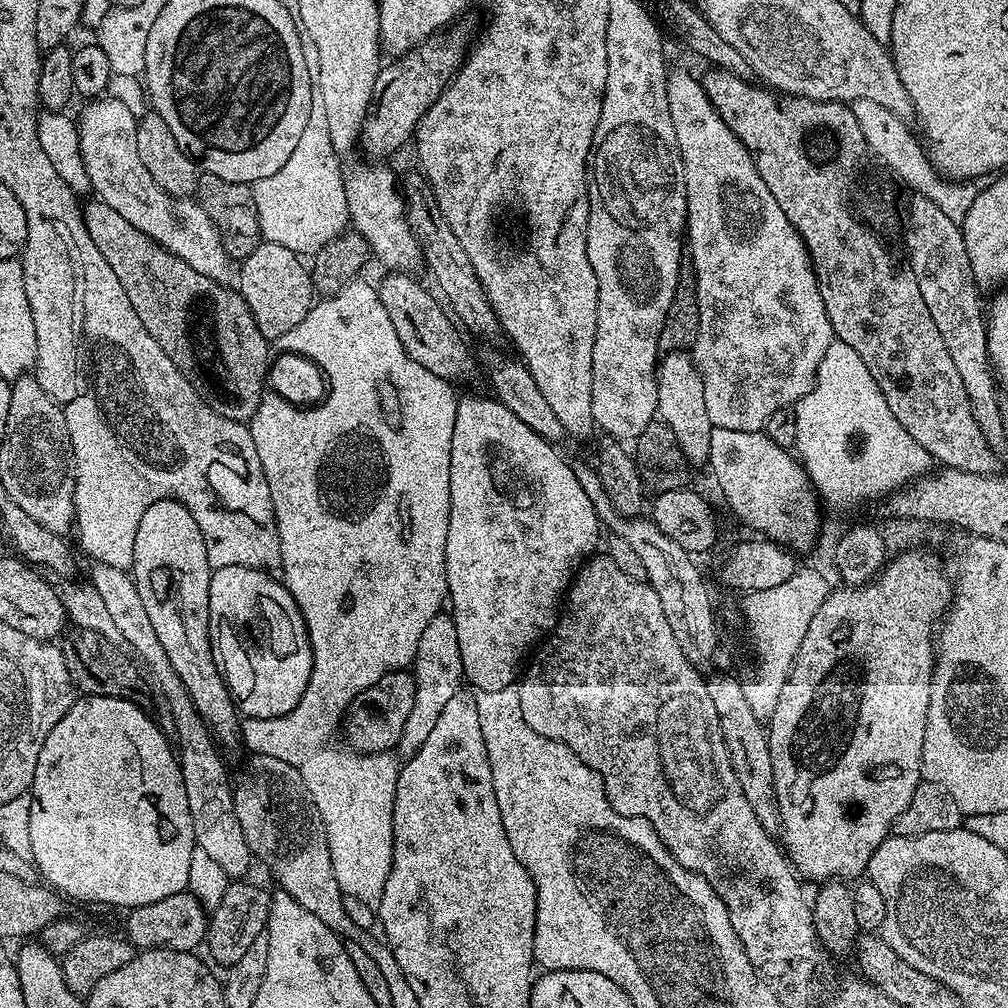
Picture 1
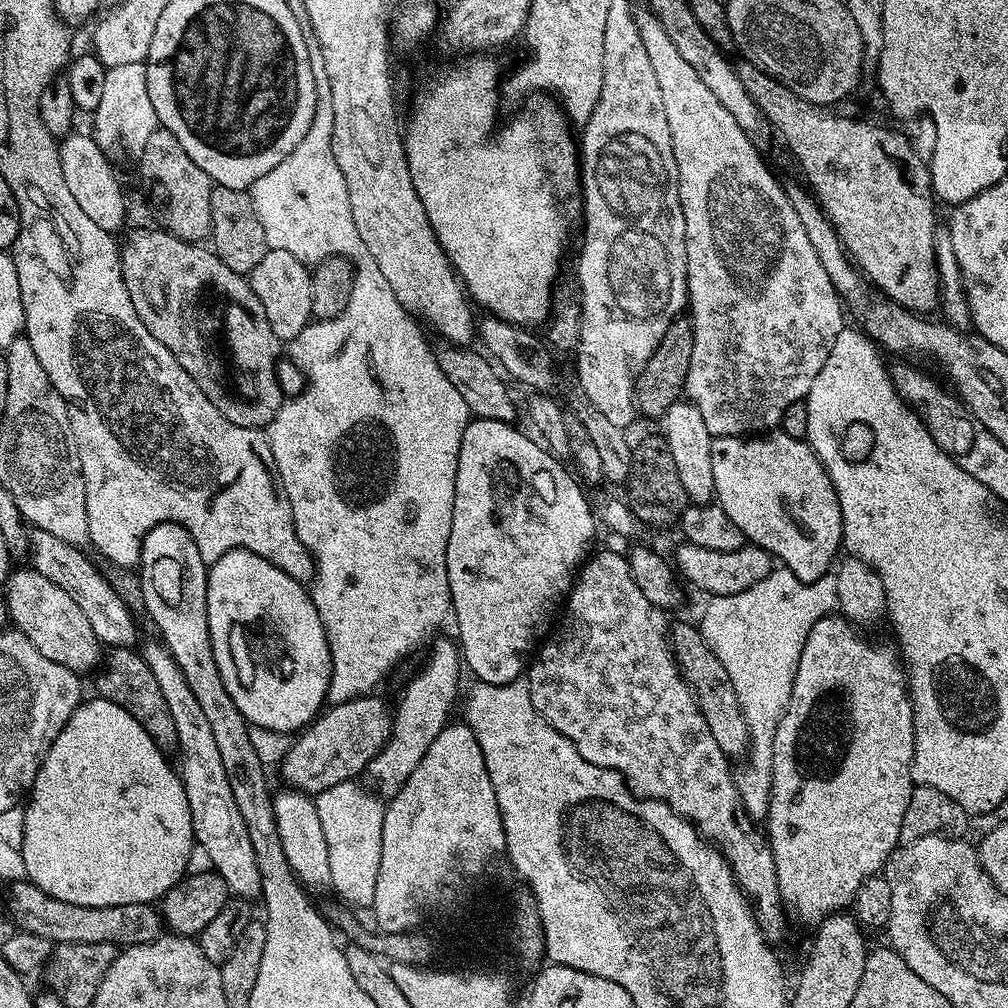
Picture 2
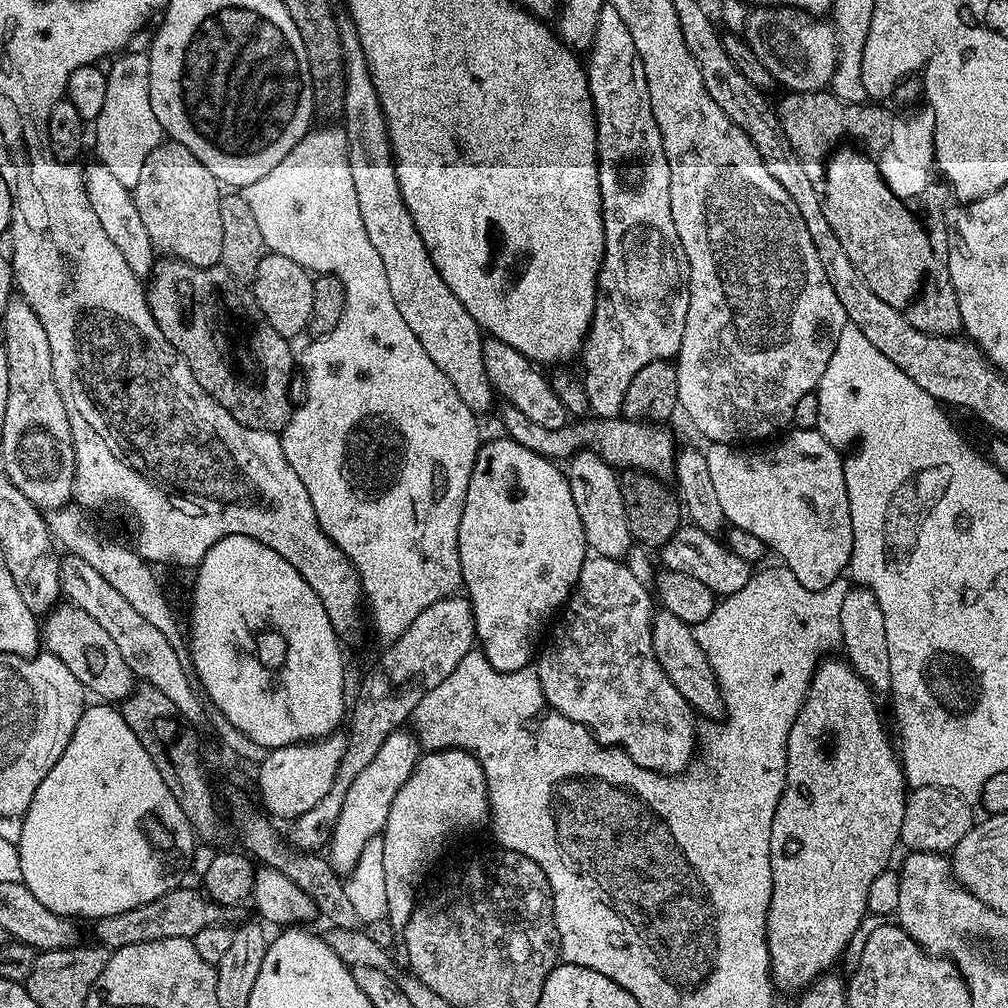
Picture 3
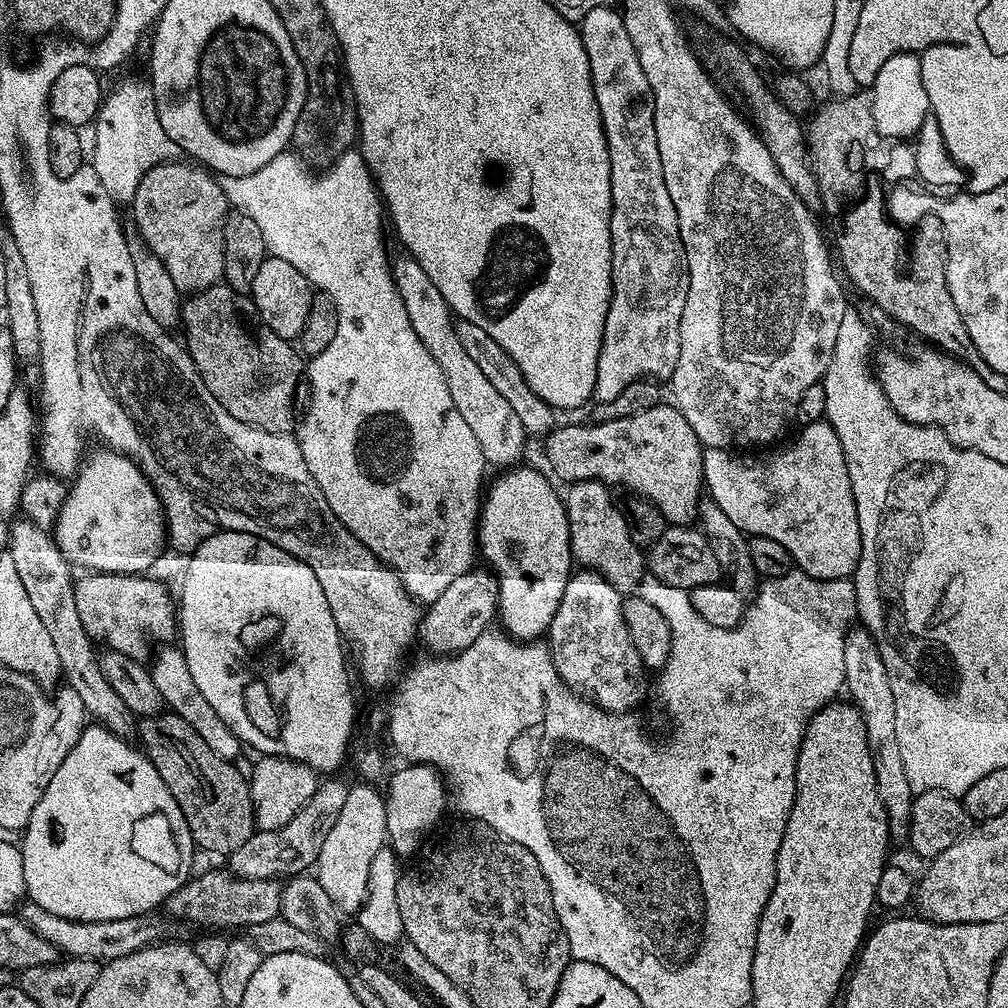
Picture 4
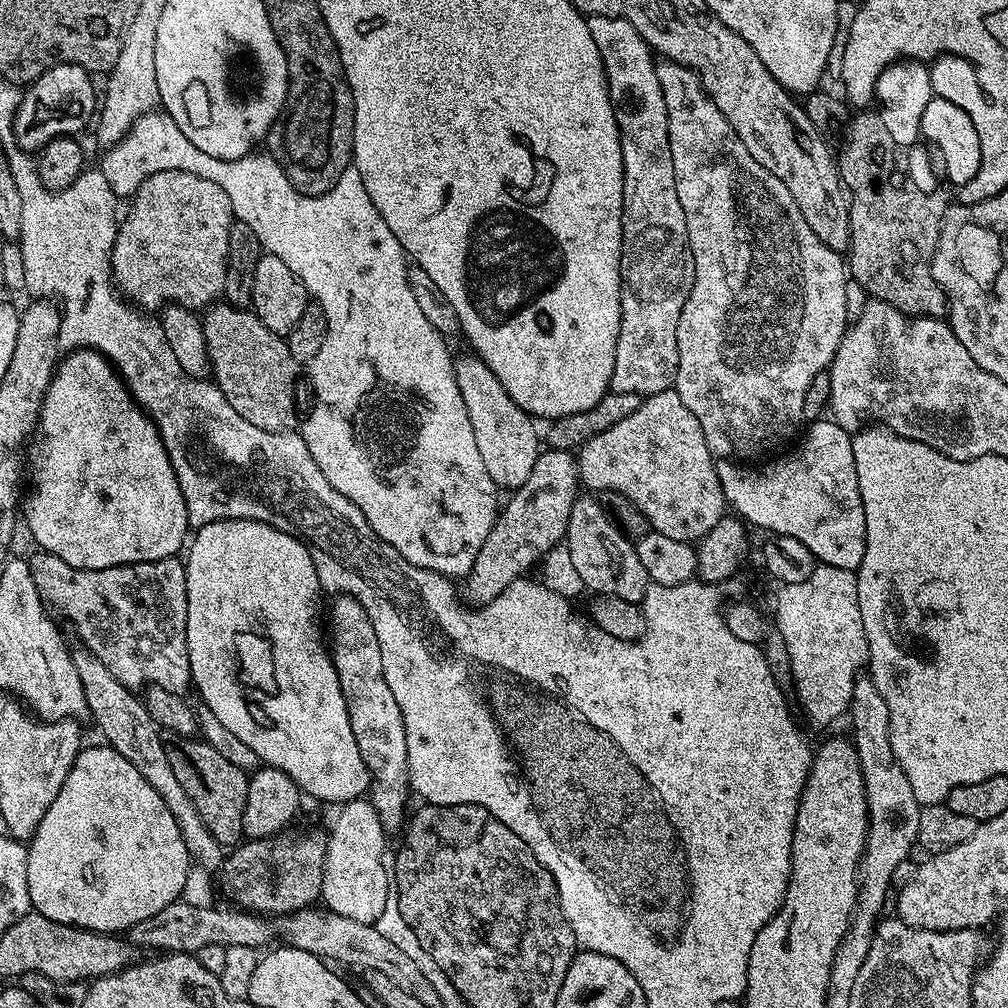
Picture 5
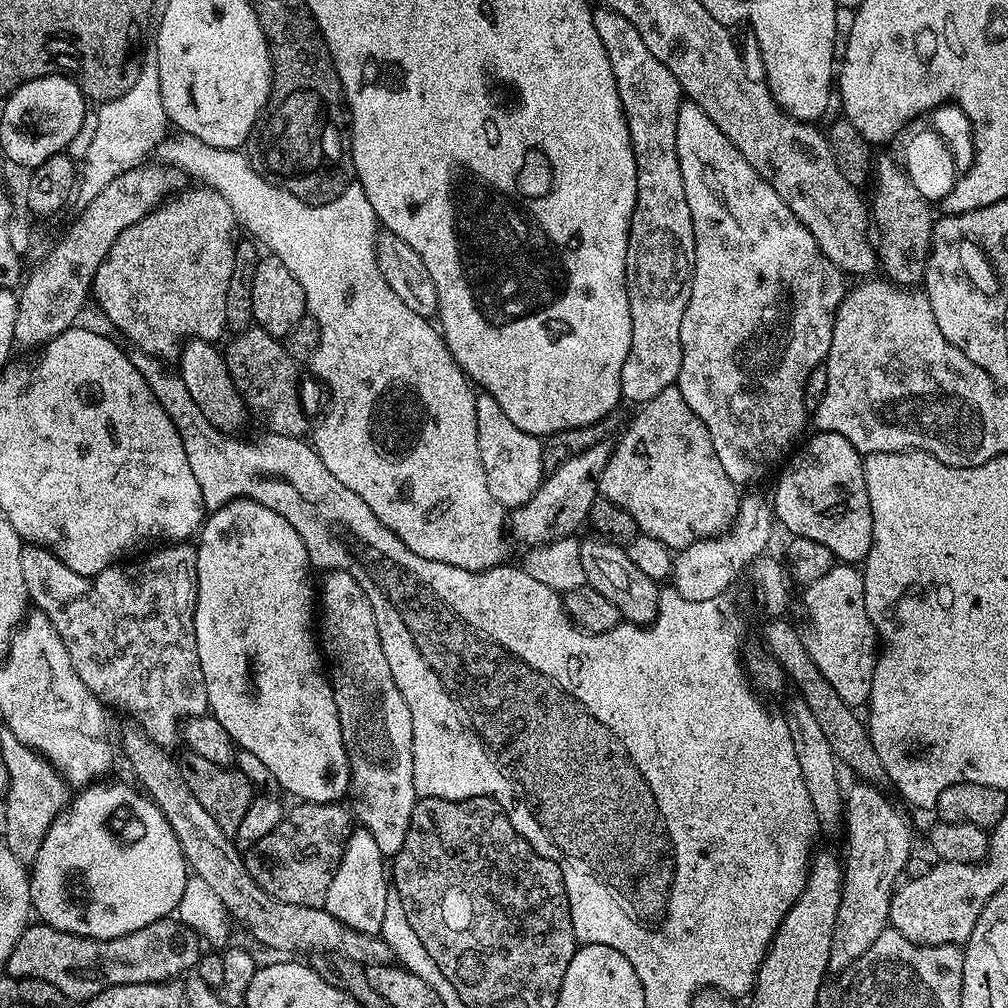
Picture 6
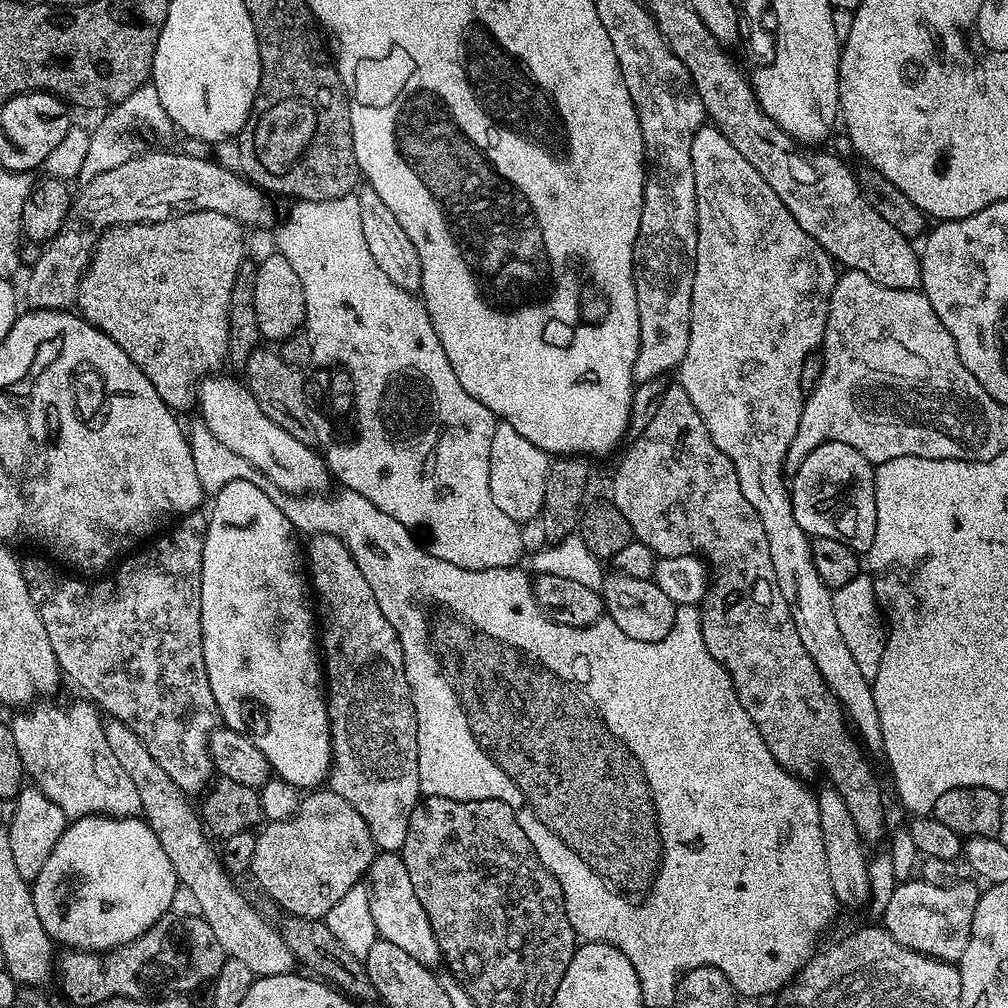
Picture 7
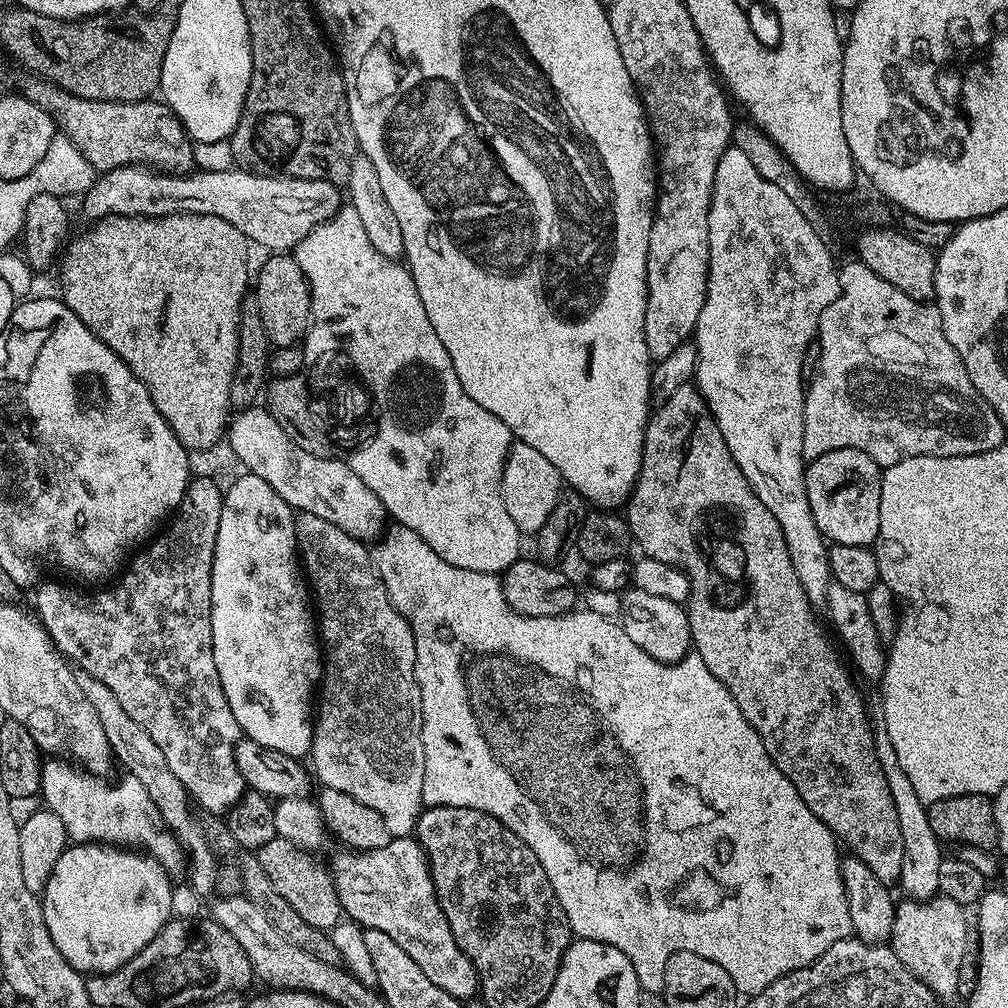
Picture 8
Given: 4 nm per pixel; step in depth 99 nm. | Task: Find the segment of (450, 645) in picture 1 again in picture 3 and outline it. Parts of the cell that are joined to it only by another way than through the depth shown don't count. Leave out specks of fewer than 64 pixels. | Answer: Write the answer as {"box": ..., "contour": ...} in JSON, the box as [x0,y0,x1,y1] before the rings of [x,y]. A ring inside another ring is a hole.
{"box":[326,730,422,874],"contour":[[[397,730],[382,742],[378,754],[370,761],[370,766],[354,778],[350,790],[346,790],[346,802],[342,802],[342,814],[338,814],[338,822],[332,830],[332,838],[326,845],[326,857],[336,873],[347,874],[354,870],[362,850],[368,840],[377,839],[386,826],[386,818],[390,814],[390,806],[402,790],[406,778],[414,770],[422,755],[419,740],[408,730]]]}

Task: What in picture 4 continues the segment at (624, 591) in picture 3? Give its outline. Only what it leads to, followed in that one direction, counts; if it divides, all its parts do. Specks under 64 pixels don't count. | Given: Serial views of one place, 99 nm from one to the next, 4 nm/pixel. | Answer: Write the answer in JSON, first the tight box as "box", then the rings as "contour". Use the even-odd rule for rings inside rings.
{"box":[546,570,646,714],"contour":[[[589,570],[577,571],[568,578],[566,594],[562,594],[562,602],[558,602],[558,610],[548,627],[546,643],[558,674],[573,692],[608,712],[628,714],[636,710],[632,708],[638,707],[644,700],[646,669],[622,618],[624,602],[625,597],[621,592],[599,573]]]}

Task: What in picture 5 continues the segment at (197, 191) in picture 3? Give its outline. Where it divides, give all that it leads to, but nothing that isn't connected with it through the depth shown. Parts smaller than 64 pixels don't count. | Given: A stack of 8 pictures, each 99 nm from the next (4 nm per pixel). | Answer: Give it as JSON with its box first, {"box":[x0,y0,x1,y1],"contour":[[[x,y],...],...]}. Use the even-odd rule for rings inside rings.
{"box":[112,172,234,310],"contour":[[[163,172],[146,178],[132,202],[128,217],[119,221],[112,247],[112,278],[121,297],[140,310],[160,310],[169,302],[204,310],[219,301],[226,282],[230,230],[234,223],[230,198],[226,198],[222,186],[214,186],[214,182],[198,178],[198,174]]]}

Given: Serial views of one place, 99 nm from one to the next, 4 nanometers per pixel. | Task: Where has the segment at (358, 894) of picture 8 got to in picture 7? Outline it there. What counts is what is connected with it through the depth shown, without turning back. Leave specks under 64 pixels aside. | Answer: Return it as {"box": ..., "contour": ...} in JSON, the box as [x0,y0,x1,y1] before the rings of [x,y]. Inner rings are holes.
{"box":[366,852,442,966],"contour":[[[395,852],[377,855],[366,873],[366,887],[377,937],[394,942],[394,946],[406,950],[406,954],[410,954],[414,962],[429,966],[436,966],[436,963],[439,965],[442,957],[438,938],[434,938],[430,918],[426,918],[426,910],[422,910],[418,894],[414,894],[414,886],[410,883],[410,874],[406,872],[403,858]]]}

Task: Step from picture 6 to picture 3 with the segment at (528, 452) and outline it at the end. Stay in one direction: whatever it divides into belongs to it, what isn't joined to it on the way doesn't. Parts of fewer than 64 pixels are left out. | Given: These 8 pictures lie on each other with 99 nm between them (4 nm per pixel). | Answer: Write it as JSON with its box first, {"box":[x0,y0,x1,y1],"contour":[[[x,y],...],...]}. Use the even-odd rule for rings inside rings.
{"box":[340,27,494,414],"contour":[[[341,27],[340,44],[344,48],[342,127],[348,139],[350,174],[354,181],[354,194],[358,194],[362,226],[366,226],[366,234],[374,250],[378,250],[382,266],[386,266],[390,295],[394,297],[394,306],[398,306],[406,326],[414,330],[418,342],[422,342],[422,350],[430,354],[434,366],[450,378],[450,386],[458,390],[458,398],[462,398],[472,412],[483,414],[492,404],[494,389],[488,381],[482,358],[485,341],[482,329],[474,318],[470,318],[466,306],[454,298],[454,290],[442,282],[442,274],[438,274],[438,266],[434,266],[426,250],[426,242],[422,242],[422,234],[418,234],[414,218],[410,218],[410,210],[406,210],[406,202],[398,186],[396,162],[392,159],[392,147],[388,141],[388,124],[384,121],[356,29]]]}

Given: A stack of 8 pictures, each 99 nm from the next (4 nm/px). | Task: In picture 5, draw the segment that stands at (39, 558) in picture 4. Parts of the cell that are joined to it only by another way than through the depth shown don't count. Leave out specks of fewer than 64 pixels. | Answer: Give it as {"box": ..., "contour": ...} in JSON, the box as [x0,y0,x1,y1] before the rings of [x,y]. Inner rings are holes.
{"box":[71,646,225,870],"contour":[[[82,646],[76,648],[71,651],[72,661],[82,682],[83,694],[86,695],[89,717],[108,739],[105,740],[107,747],[122,754],[122,758],[126,758],[126,762],[130,762],[130,766],[134,766],[134,770],[138,770],[138,774],[142,774],[142,778],[146,778],[146,782],[150,782],[150,786],[158,790],[162,802],[166,802],[170,814],[174,814],[182,830],[182,842],[186,842],[189,861],[209,870],[219,869],[224,863],[225,849],[213,838],[210,830],[206,830],[202,818],[194,810],[194,804],[190,802],[190,798],[186,798],[186,792],[179,785],[178,778],[174,778],[174,770],[170,770],[170,762],[166,759],[165,741],[160,741],[161,729],[150,718],[148,708],[131,689],[118,682],[110,674],[110,670],[102,662],[98,662],[95,655]]]}

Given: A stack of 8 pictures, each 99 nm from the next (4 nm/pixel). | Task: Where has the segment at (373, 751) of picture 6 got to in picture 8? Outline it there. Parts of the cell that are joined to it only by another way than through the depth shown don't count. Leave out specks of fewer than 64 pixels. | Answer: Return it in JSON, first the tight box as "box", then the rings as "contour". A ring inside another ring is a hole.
{"box":[296,512,426,838],"contour":[[[302,512],[296,516],[296,546],[303,575],[314,597],[314,612],[318,617],[318,639],[322,645],[322,683],[318,688],[318,707],[314,712],[312,726],[311,771],[315,779],[317,776],[321,780],[319,783],[323,787],[342,790],[342,794],[350,794],[350,798],[362,802],[362,806],[370,806],[370,810],[378,810],[378,814],[382,814],[382,822],[386,822],[386,830],[390,830],[393,838],[412,836],[416,830],[416,820],[425,807],[422,798],[422,774],[426,770],[426,754],[422,746],[422,726],[424,725],[422,722],[422,694],[418,690],[418,682],[414,674],[416,651],[414,650],[412,625],[390,602],[386,594],[386,586],[376,573],[365,541],[357,540],[355,536],[346,534],[338,526],[334,526],[334,522],[326,522],[326,518],[318,518],[318,514]]]}

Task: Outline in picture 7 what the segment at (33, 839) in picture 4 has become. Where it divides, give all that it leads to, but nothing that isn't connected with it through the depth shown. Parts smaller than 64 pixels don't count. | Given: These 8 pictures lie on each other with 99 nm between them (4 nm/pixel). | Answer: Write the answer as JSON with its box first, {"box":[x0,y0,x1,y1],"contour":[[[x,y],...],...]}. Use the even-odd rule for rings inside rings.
{"box":[30,814,177,954],"contour":[[[97,814],[78,816],[69,823],[30,887],[38,918],[42,918],[42,926],[46,926],[46,934],[53,942],[65,944],[63,947],[68,950],[103,954],[121,948],[150,930],[150,926],[170,910],[177,885],[174,866],[170,858],[166,858],[166,850],[162,850],[162,842],[158,842],[158,834],[150,830],[147,820],[139,815]]]}

